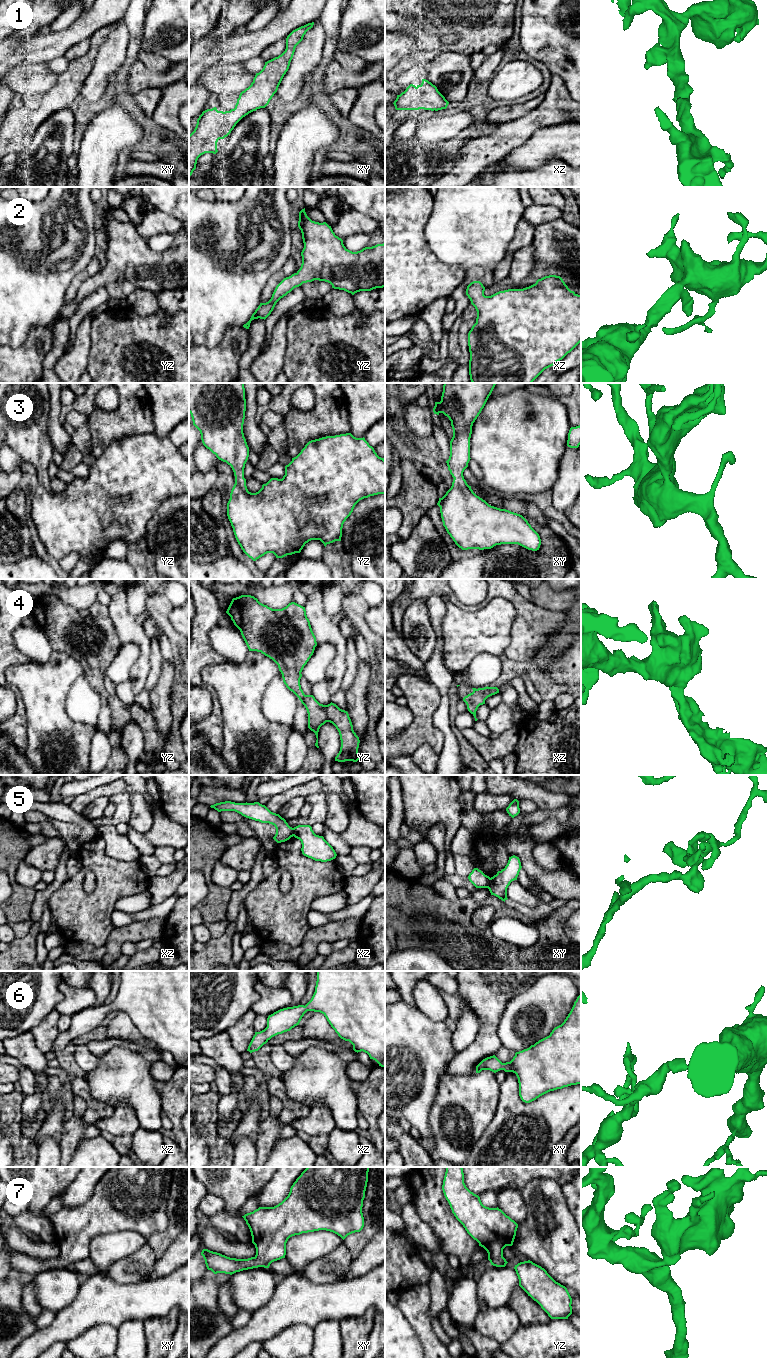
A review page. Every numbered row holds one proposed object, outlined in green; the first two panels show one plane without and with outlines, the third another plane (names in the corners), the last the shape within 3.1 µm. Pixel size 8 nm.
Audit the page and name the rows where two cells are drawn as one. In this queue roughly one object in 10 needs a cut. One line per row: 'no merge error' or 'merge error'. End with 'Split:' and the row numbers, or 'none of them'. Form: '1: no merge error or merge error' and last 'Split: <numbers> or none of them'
1: no merge error
2: no merge error
3: no merge error
4: no merge error
5: merge error
6: no merge error
7: no merge error
Split: 5

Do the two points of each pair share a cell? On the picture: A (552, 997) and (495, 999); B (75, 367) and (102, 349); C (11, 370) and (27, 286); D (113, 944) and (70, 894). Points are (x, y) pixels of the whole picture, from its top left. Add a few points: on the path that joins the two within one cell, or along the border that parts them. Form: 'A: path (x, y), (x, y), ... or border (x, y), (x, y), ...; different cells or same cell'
A: border (530, 985), (520, 990), (508, 1001), (500, 1019); different cells
B: border (91, 335), (89, 359), (85, 369); different cells
C: border (30, 330), (27, 339), (20, 346), (10, 347); different cells
D: border (114, 928), (103, 945); different cells

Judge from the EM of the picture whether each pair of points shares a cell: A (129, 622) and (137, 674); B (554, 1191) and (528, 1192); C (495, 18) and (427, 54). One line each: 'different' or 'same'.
A: same
B: same
C: same

